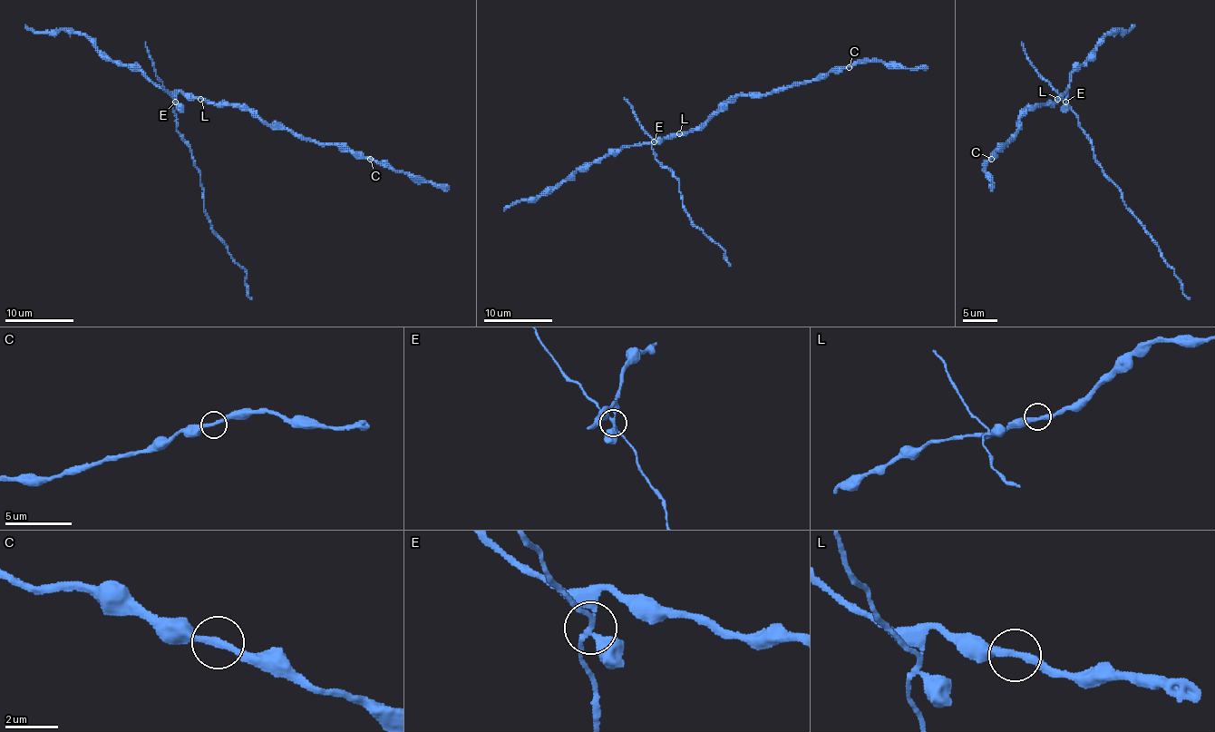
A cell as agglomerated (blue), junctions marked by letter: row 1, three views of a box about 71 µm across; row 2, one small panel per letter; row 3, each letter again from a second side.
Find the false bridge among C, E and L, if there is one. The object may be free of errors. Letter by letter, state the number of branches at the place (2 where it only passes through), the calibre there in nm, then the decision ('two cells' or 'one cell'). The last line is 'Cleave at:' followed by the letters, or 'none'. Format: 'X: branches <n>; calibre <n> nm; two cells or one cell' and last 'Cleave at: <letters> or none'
C: branches 2; calibre 260 nm; one cell
E: branches 4; calibre 220 nm; two cells
L: branches 2; calibre 320 nm; one cell
Cleave at: E

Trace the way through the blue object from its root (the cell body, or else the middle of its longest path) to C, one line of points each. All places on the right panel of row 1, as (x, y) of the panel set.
C: (1059, 97), (1053, 103), (1032, 105), (1020, 117), (1018, 131), (991, 159)

